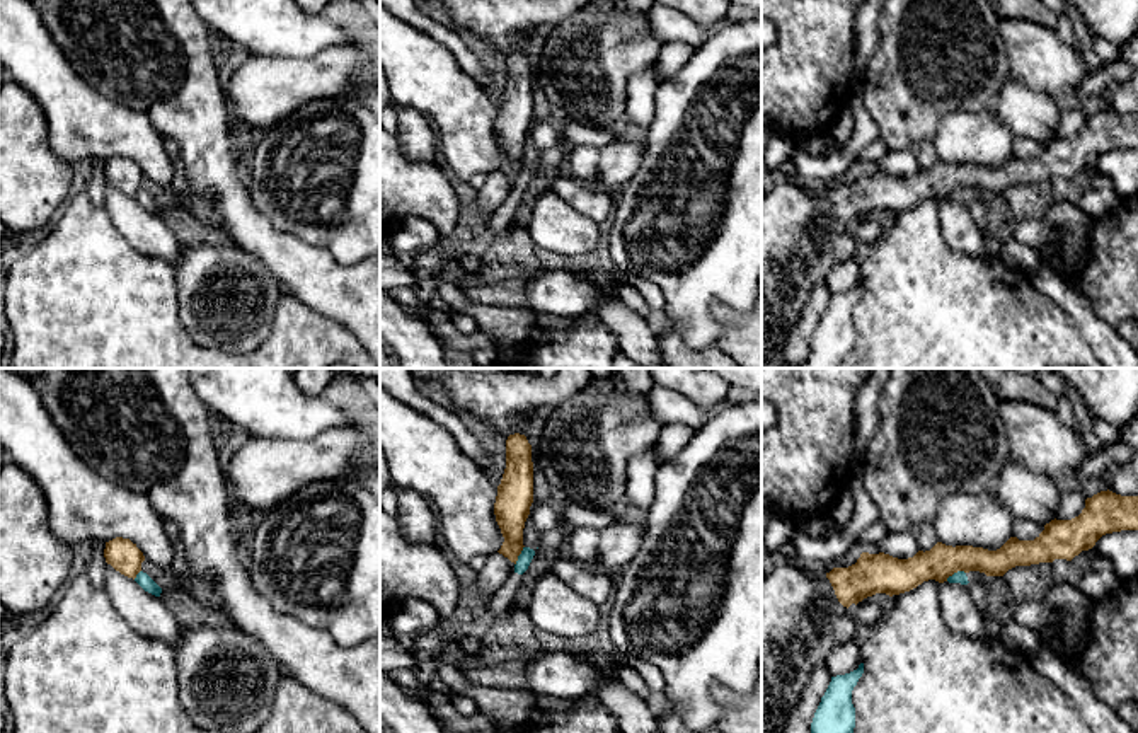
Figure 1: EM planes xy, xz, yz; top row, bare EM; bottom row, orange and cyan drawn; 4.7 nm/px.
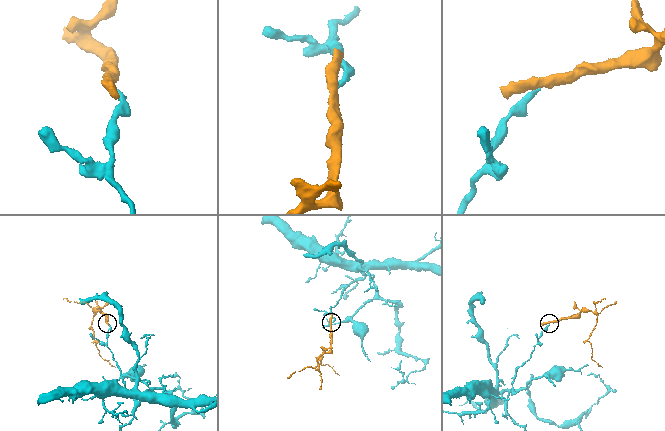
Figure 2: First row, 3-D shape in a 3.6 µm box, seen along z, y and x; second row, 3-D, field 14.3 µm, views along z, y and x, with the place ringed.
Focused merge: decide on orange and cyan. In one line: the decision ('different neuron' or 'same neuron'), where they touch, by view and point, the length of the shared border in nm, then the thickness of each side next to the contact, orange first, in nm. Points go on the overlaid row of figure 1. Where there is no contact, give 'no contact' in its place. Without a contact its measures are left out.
different neuron | yz (954, 571) | 100 nm | 160/60 nm

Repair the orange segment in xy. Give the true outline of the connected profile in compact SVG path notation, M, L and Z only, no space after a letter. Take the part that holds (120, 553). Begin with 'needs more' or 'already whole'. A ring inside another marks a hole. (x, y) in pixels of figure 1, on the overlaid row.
already whole; M116 537L106 542L106 563L128 578L136 578L145 561L143 552L129 539Z

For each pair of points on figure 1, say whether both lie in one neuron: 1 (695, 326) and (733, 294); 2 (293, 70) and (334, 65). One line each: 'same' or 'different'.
1: same
2: same

